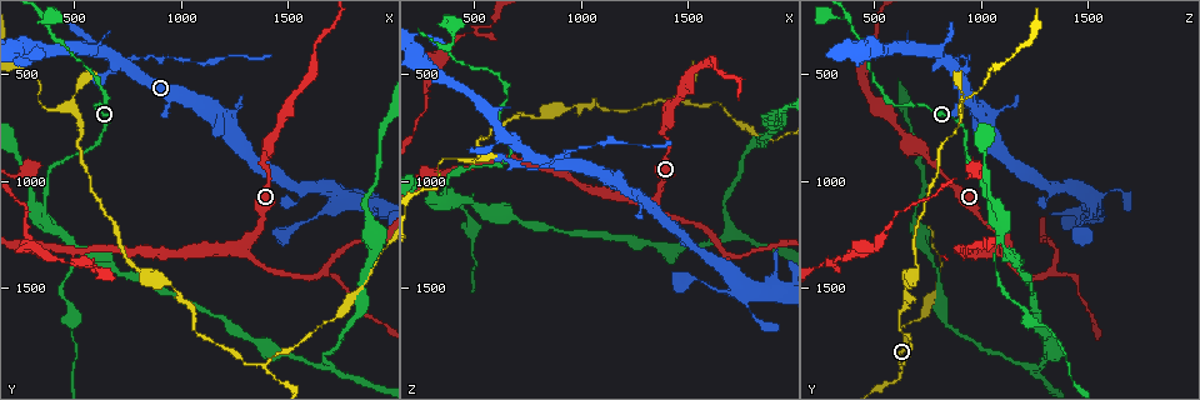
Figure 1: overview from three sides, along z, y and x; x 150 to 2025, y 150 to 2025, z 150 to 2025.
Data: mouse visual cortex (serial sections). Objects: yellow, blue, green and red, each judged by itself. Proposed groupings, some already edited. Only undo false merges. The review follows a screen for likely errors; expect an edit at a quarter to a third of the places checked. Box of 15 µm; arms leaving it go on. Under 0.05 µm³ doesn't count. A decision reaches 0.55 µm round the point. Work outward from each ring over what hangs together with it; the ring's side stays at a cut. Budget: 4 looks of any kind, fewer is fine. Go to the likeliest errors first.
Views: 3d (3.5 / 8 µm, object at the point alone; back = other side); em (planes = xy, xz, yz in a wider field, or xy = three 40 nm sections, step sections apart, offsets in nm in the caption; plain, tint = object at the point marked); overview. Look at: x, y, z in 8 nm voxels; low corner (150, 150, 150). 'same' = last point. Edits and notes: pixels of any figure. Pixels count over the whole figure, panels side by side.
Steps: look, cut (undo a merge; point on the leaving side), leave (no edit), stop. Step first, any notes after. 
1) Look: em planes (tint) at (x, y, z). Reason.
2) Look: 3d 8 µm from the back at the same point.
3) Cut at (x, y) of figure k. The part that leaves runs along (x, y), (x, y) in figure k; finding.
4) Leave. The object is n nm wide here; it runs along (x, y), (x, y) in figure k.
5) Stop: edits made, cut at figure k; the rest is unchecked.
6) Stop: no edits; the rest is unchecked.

Look: 3d 8 µm from the back at (470, 1280, 1090). Thin neck.

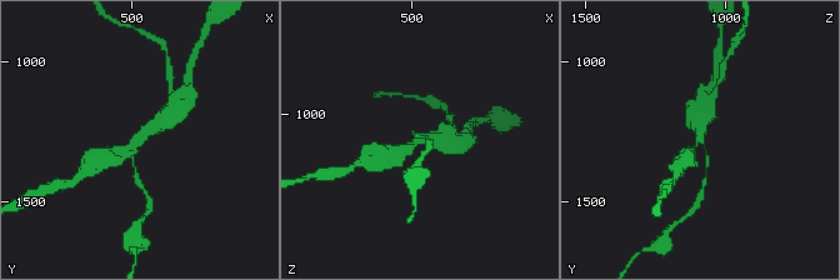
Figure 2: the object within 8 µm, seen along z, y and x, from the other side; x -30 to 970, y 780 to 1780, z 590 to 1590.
Look: em xy step 2 (tint) at (470, 1270, 1090). 3 arms meet here; the arms are 150, 250, 450 nm wide.

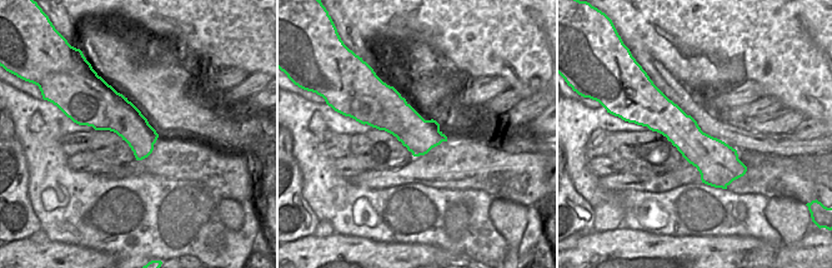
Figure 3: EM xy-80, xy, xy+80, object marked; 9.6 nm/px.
Cut at (188, 86) of figure 2. Two cells meet here.

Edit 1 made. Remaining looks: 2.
Look: 3d 3.5 µm at (1340, 1270, 1100). A narrow waist.

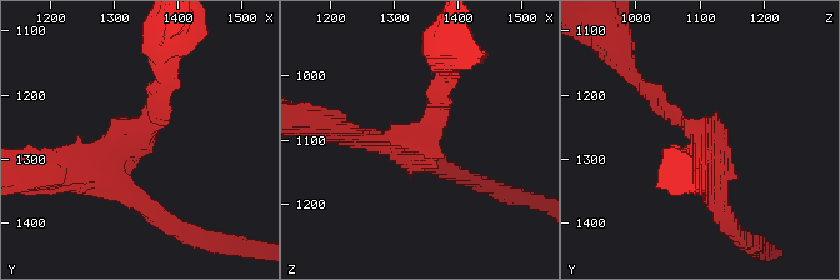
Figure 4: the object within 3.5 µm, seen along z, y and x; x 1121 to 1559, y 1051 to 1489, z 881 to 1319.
Look: em xy step 5 (tint) at (1330, 1255, 1100).

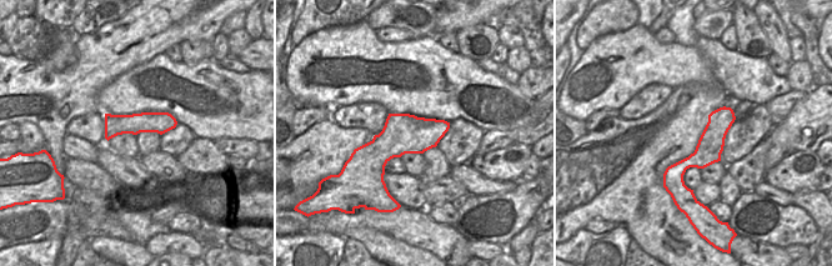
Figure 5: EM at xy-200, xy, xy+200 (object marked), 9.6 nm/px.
Leave. 3 arms meet here; it runs along (168, 85), (155, 124), (68, 174) in figure 4; continuous, no second cell.

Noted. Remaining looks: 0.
Stop: edits made, cut at figure 2; the rest is unchecked.

